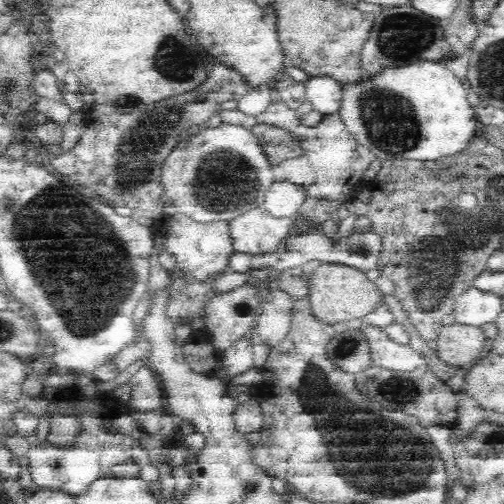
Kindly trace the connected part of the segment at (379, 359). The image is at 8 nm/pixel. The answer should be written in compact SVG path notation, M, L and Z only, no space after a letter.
M366 322L360 330L370 347L373 366L398 372L416 370L425 364L422 353L415 351L410 345L390 340L386 329Z

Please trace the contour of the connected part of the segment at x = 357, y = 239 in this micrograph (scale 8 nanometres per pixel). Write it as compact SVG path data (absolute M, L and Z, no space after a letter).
M298 211L292 218L288 236L283 238L283 241L273 251L259 255L235 252L230 256L227 270L248 273L250 270L259 272L262 268L268 268L274 272L290 272L290 268L302 266L302 264L306 264L310 260L318 260L321 263L345 264L361 271L370 271L372 268L376 268L382 250L382 237L377 232L369 229L365 232L357 232L343 237L338 241L334 240L334 237L326 236L322 229L322 224L310 220L308 217L302 217L301 212Z

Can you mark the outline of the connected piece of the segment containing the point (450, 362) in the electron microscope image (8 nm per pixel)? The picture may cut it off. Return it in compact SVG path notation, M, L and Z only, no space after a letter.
M454 323L440 330L434 351L449 367L464 368L478 362L488 346L481 328Z

